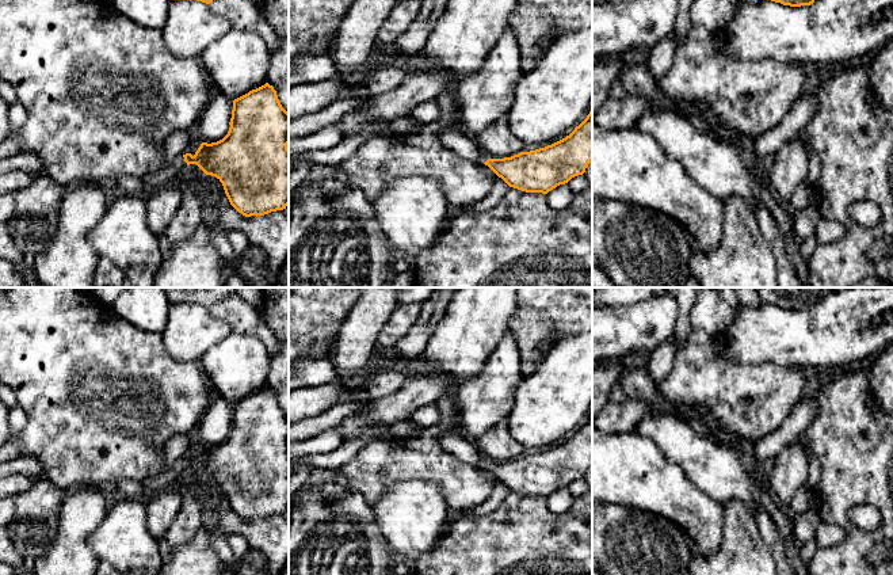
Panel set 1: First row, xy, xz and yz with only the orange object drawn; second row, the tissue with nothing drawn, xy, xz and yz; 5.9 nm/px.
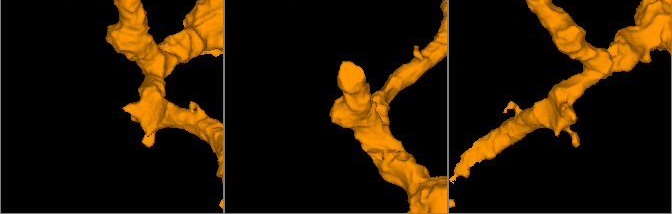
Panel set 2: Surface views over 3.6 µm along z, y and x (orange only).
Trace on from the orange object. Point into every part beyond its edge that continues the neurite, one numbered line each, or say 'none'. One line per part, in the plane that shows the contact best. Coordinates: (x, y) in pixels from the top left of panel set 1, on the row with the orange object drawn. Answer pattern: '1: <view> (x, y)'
1: xy (155, 181)

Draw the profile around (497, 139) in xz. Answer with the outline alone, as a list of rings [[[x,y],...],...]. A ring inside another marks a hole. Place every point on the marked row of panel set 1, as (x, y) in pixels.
[[[507,115],[489,125],[476,137],[476,141],[484,153],[492,153],[496,159],[518,155],[526,145],[510,130]]]

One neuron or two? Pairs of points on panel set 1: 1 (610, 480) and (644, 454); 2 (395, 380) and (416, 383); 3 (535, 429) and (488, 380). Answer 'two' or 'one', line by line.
1: one
2: two
3: two

